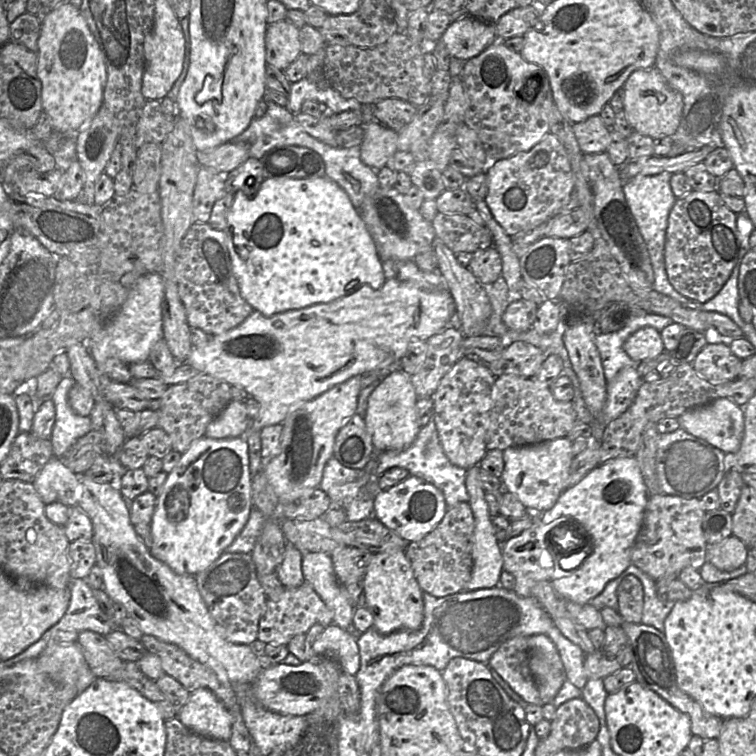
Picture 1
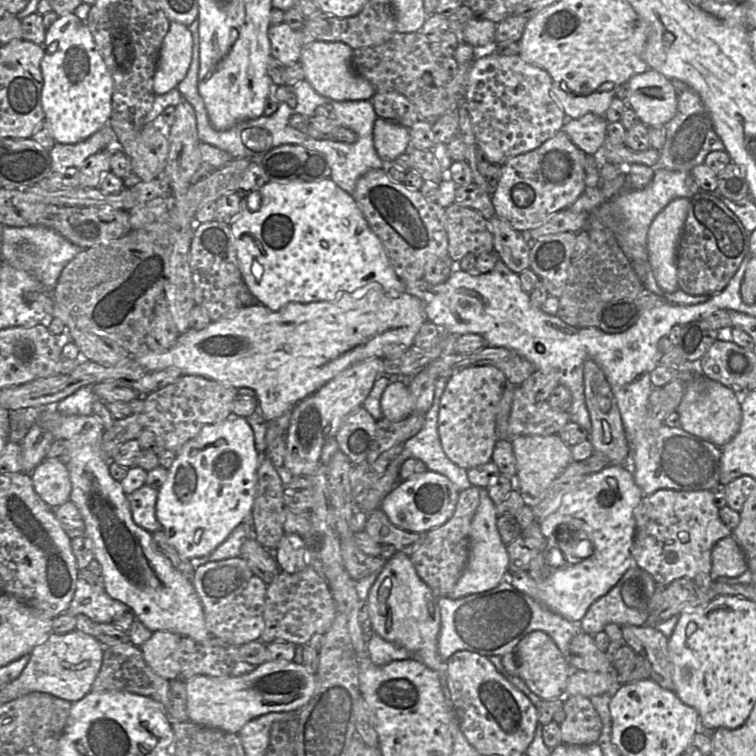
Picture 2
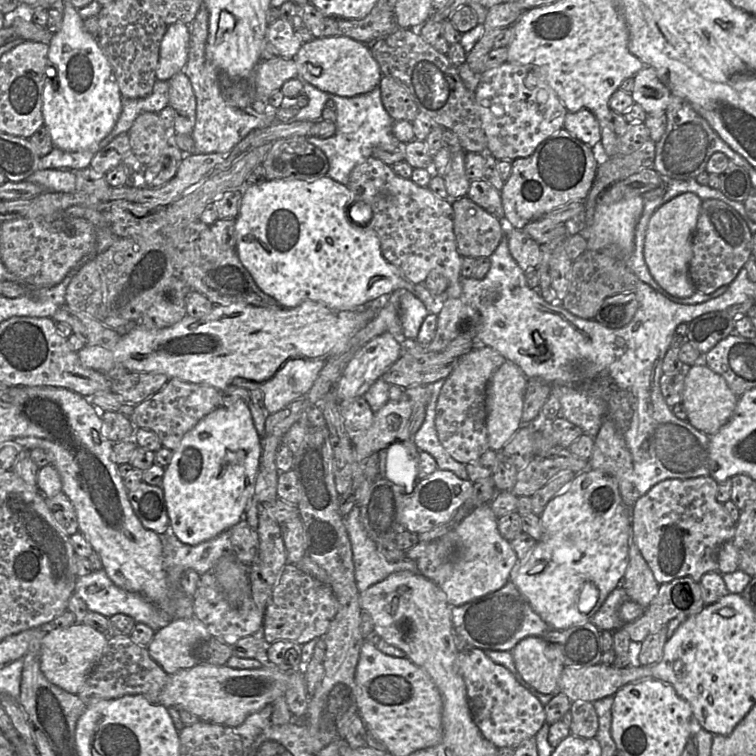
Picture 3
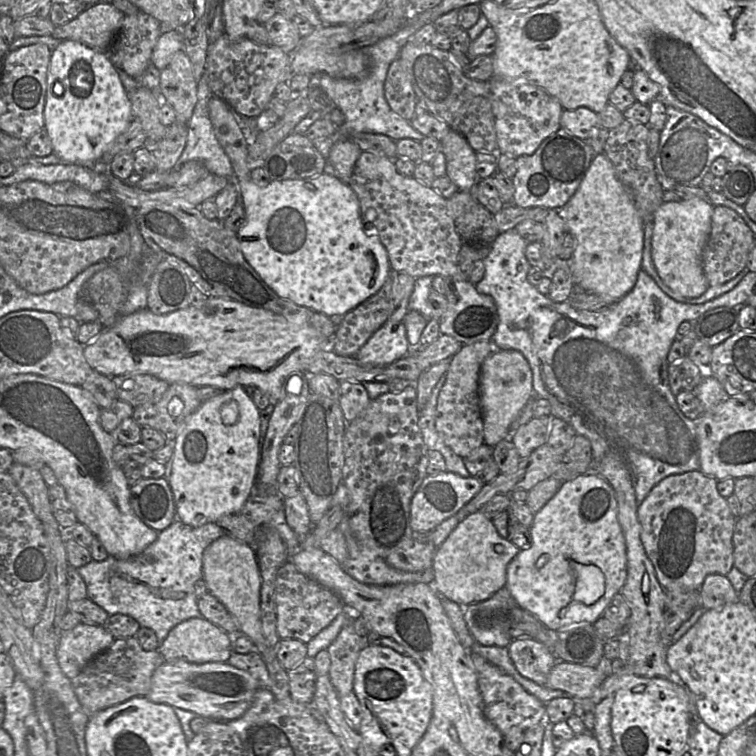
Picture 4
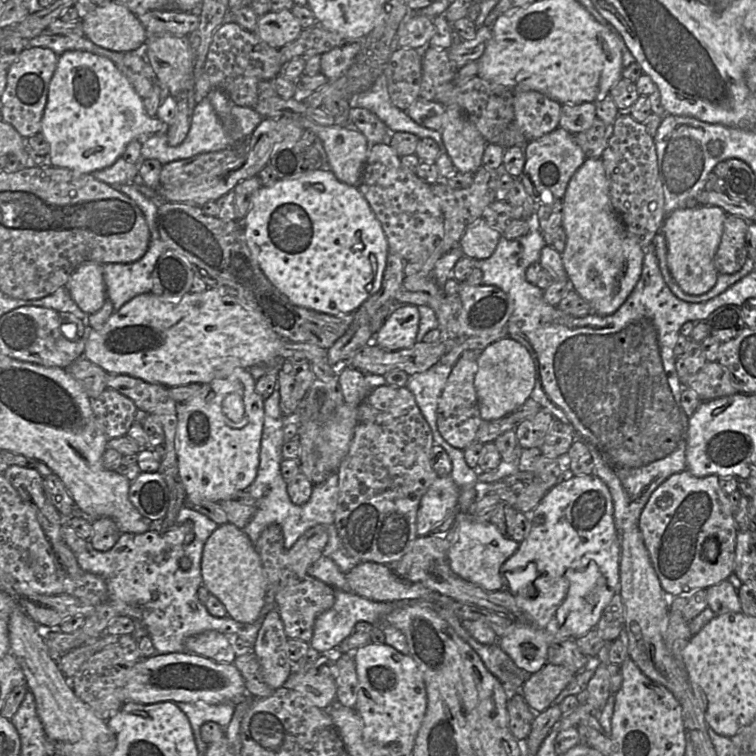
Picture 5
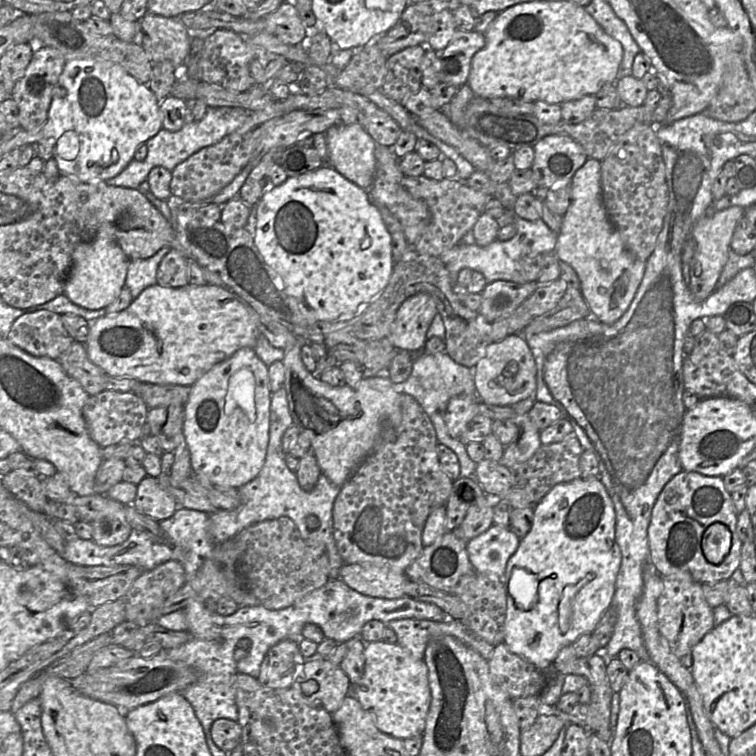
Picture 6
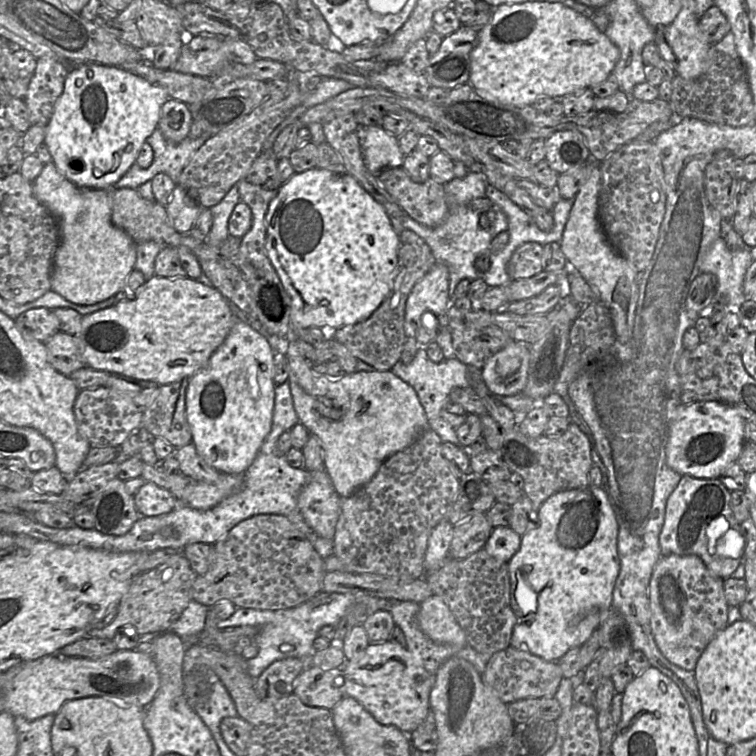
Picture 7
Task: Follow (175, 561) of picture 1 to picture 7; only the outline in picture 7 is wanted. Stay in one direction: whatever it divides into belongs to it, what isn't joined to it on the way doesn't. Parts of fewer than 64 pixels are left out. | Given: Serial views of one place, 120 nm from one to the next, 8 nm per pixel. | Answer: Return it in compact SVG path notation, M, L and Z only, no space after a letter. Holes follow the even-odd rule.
M236 318L223 343L205 367L189 378L186 390L186 419L198 454L219 473L244 474L254 462L271 431L275 383L274 352L267 339L246 322Z

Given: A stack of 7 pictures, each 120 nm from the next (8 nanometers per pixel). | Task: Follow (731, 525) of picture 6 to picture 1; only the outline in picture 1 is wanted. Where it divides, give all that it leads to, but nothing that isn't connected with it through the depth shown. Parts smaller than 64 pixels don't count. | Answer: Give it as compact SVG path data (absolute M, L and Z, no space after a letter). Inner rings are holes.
M658 494L649 496L640 532L631 553L631 564L657 580L686 567L699 571L706 560L707 543L702 530L705 511L699 499Z

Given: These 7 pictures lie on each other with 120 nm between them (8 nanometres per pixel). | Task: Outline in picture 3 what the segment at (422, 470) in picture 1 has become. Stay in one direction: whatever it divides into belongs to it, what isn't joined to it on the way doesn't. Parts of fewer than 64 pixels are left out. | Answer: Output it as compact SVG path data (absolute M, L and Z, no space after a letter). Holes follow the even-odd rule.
M440 379L432 384L430 402L426 408L425 419L413 436L413 442L419 451L429 453L441 470L453 472L458 478L468 480L466 465L454 460L439 441L436 426L436 405L438 396L445 379Z

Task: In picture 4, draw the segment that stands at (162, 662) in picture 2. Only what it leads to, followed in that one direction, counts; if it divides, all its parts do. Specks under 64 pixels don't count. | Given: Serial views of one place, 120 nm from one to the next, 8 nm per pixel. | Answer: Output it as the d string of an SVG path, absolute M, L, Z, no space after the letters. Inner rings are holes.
M203 617L190 618L173 627L158 648L164 661L184 659L191 663L227 663L233 653L233 637Z

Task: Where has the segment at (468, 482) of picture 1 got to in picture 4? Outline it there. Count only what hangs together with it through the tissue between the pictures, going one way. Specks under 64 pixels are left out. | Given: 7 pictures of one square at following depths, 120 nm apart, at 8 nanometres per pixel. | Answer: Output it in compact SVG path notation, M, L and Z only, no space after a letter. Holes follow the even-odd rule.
M481 511L462 520L436 549L433 559L436 592L449 600L467 607L489 599L507 583L507 566L520 552L510 540L501 537L492 520Z

